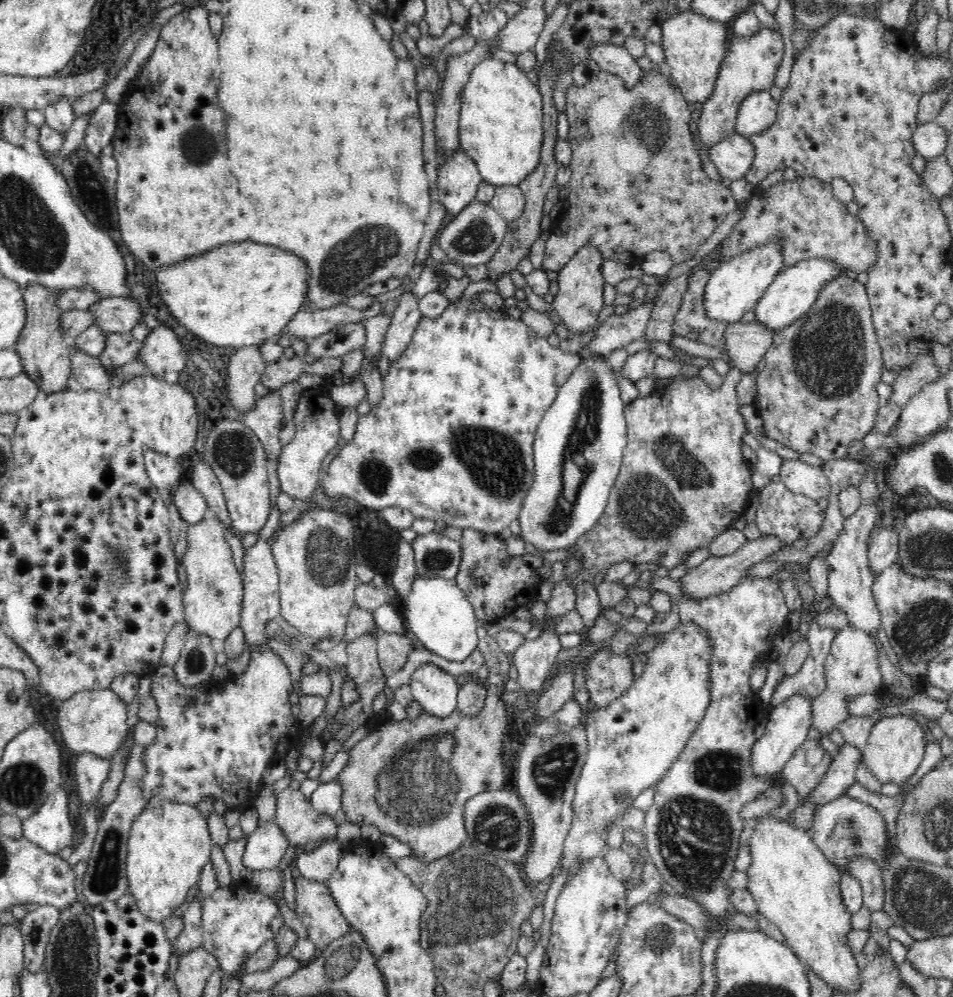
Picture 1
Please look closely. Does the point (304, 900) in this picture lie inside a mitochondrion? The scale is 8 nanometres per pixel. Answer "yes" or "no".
no

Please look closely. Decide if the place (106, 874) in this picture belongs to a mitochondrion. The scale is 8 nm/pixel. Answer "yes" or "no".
yes

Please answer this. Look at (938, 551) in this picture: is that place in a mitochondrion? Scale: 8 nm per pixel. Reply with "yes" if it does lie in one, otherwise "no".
yes

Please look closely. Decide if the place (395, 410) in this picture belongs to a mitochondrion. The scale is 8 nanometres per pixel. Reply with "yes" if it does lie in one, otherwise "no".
no

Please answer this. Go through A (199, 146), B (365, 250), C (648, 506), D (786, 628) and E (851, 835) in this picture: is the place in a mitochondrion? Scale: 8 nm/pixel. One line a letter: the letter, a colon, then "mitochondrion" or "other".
A: mitochondrion
B: mitochondrion
C: mitochondrion
D: other
E: mitochondrion

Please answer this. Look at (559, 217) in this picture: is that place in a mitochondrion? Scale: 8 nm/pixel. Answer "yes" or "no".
no

